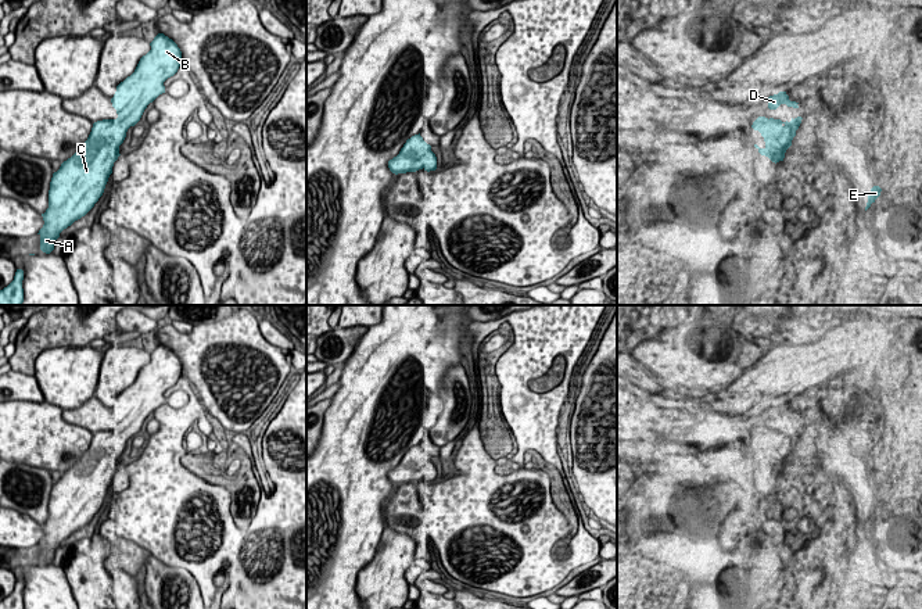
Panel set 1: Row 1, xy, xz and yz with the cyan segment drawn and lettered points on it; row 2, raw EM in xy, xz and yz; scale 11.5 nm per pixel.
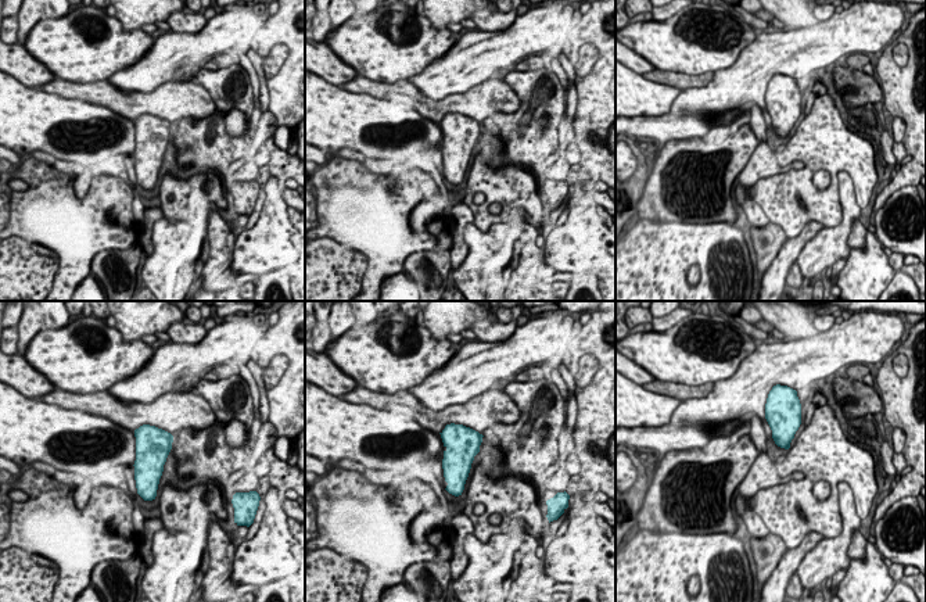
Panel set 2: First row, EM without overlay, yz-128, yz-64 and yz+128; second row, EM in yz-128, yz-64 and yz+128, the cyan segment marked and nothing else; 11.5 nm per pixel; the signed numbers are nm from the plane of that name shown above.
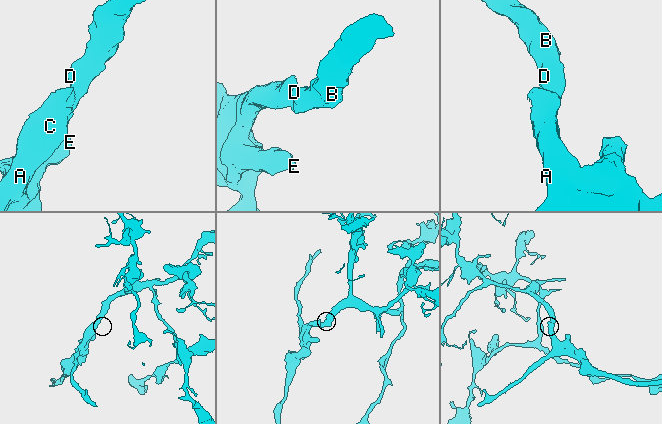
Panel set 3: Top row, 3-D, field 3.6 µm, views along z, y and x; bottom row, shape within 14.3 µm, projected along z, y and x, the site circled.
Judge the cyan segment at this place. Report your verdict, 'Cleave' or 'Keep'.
Keep

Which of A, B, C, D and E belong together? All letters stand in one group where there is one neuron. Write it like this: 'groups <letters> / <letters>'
groups A B C D E

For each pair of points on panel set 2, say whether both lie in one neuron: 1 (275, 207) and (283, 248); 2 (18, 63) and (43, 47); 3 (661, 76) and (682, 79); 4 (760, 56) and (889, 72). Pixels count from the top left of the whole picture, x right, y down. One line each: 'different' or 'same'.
1: same
2: different
3: same
4: different

